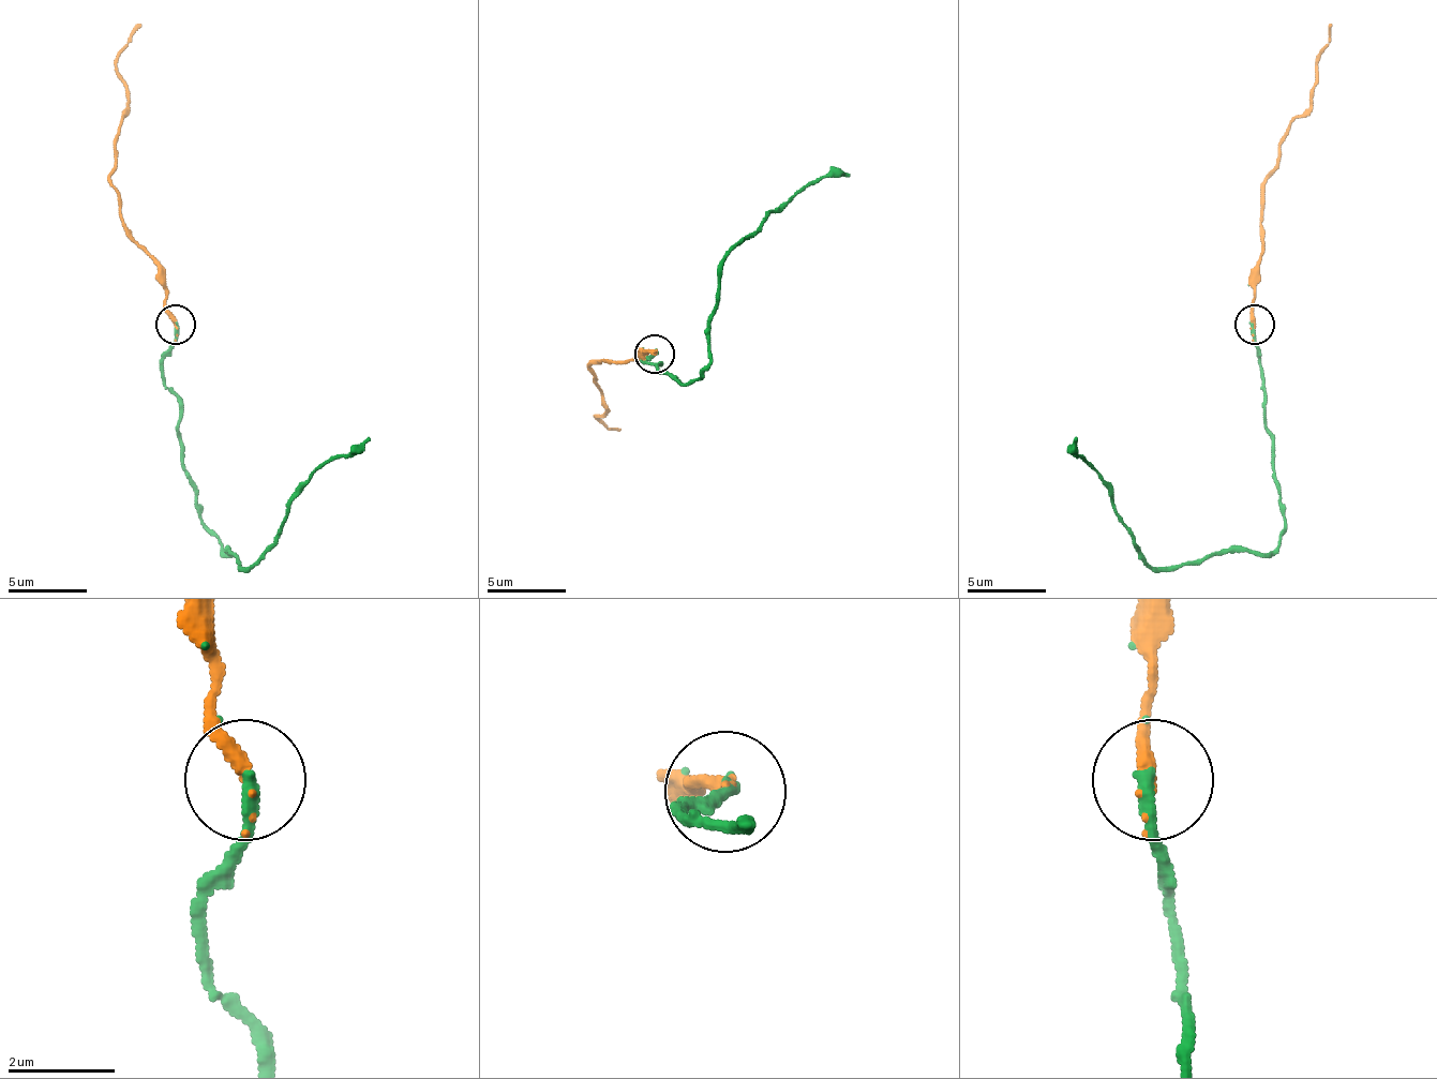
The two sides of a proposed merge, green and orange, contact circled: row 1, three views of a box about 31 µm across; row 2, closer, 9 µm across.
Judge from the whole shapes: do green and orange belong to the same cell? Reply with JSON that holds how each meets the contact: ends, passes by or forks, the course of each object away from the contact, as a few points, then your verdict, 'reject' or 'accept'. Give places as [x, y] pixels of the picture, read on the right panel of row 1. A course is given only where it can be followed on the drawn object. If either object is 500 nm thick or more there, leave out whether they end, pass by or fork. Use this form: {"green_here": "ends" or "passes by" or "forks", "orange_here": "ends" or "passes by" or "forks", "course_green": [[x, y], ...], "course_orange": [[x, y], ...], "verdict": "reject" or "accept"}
{"green_here": "ends", "orange_here": "ends", "course_green": [[1255, 324], [1283, 524], [1271, 552], [1216, 552], [1153, 568], [1121, 521], [1113, 489], [1078, 453], [1078, 437]], "course_orange": [[1255, 324], [1252, 308], [1268, 174], [1280, 137], [1311, 106], [1318, 50], [1330, 39], [1330, 24]], "verdict": "accept"}

